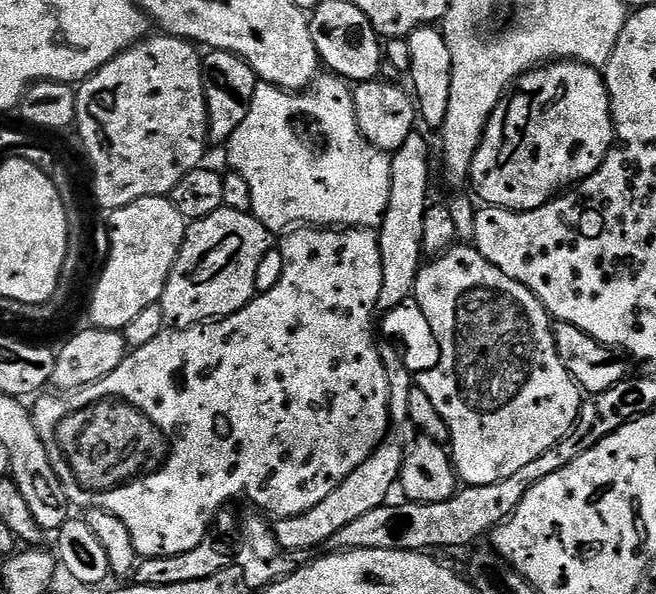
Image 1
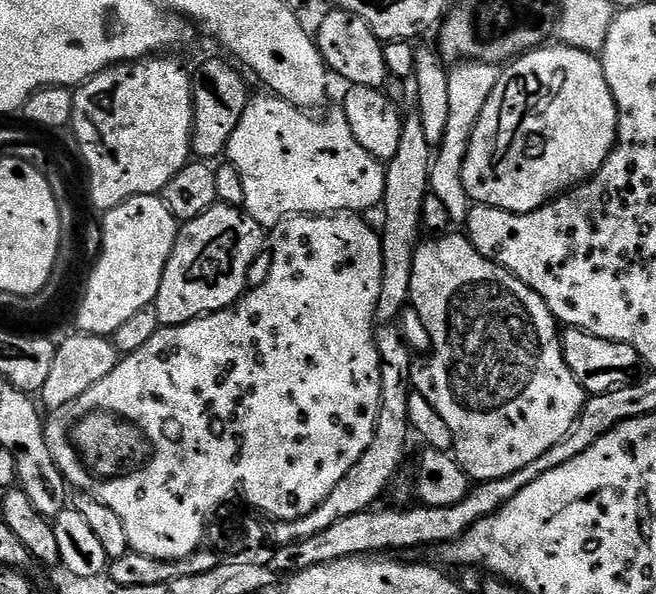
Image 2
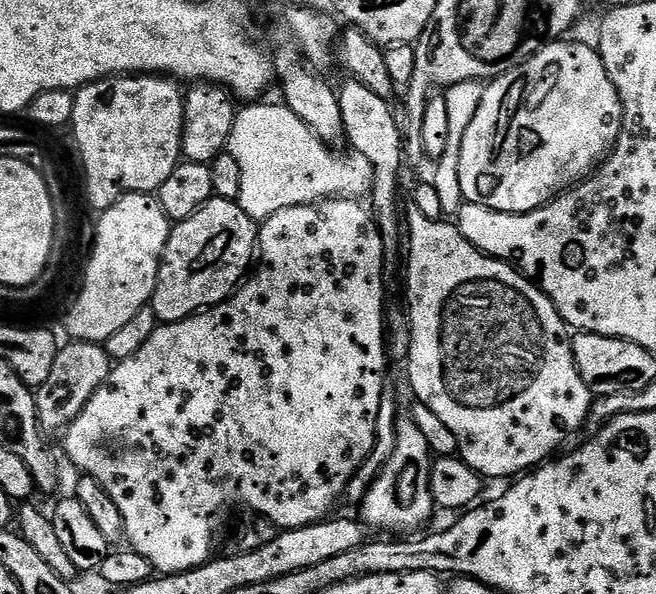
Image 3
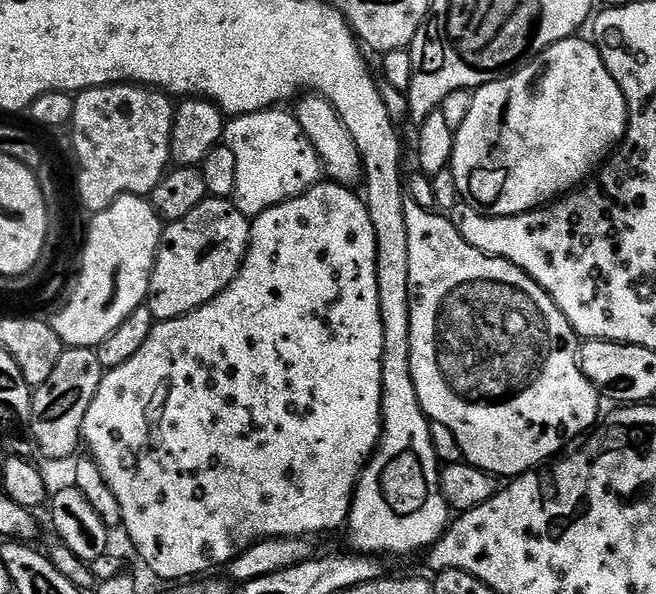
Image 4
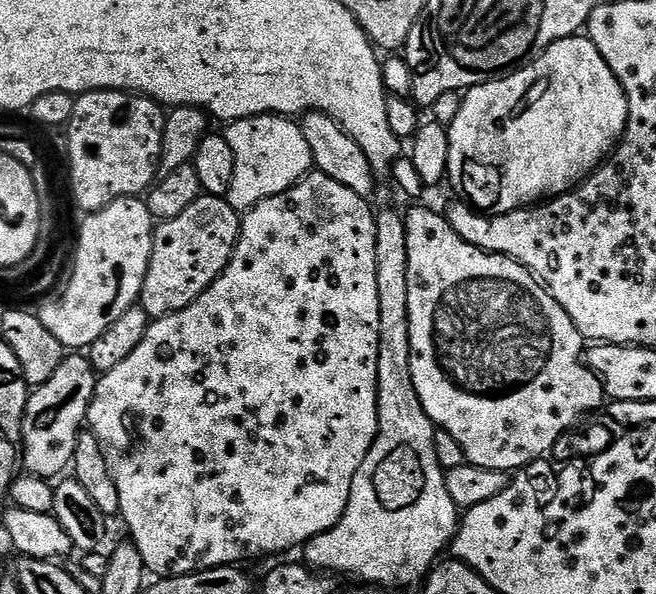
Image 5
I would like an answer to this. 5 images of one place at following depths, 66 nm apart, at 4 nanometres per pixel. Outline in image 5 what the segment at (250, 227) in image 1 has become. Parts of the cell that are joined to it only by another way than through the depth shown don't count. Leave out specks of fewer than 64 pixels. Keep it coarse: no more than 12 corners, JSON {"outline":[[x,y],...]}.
{"outline":[[202,194],[155,225],[138,301],[180,312],[224,273],[241,213]]}

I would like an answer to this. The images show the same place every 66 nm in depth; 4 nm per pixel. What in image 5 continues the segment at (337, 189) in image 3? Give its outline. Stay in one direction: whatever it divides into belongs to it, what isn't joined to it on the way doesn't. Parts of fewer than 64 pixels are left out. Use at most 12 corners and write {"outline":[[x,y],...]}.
{"outline":[[275,114],[231,121],[243,214],[313,171],[299,123]]}

